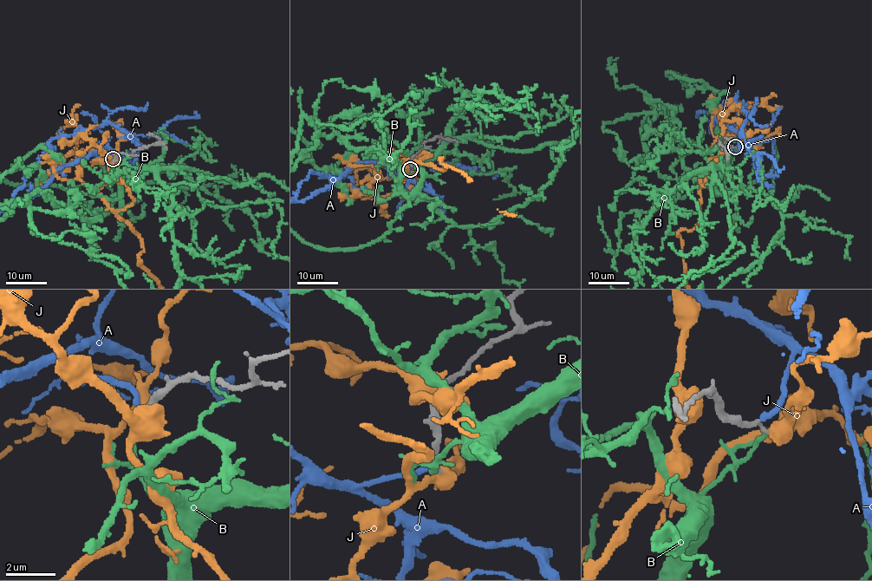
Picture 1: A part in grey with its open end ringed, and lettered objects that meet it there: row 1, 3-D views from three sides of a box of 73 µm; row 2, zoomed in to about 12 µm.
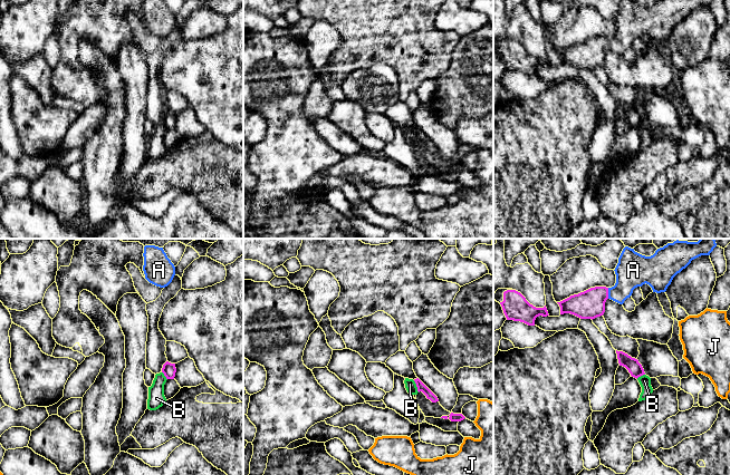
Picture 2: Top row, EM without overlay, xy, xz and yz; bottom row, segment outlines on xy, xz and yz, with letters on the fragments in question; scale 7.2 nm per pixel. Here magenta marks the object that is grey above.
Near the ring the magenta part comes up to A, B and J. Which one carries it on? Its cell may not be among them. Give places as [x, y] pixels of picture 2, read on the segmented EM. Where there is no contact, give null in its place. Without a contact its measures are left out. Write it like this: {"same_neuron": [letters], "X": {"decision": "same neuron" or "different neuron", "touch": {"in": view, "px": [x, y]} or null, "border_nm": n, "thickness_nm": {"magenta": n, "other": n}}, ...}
{"same_neuron": ["A"], "A": {"decision": "same neuron", "touch": {"in": "yz", "px": [607, 293]}, "border_nm": 80, "thickness_nm": {"magenta": 200, "other": 240}}, "B": {"decision": "different neuron", "touch": {"in": "xz", "px": [416, 386]}, "border_nm": 100, "thickness_nm": {"magenta": 60, "other": 80}}, "J": {"decision": "different neuron", "touch": null}}

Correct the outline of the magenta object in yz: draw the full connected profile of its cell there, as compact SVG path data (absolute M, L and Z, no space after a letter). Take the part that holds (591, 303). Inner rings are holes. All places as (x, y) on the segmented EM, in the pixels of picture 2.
M700 239L698 242L676 240L657 249L651 256L642 255L634 249L625 246L614 270L615 285L590 288L557 302L560 314L570 313L580 319L593 320L604 314L607 299L623 304L635 288L645 283L653 292L665 292L673 278L692 260L701 255L710 255L715 246L714 239Z

